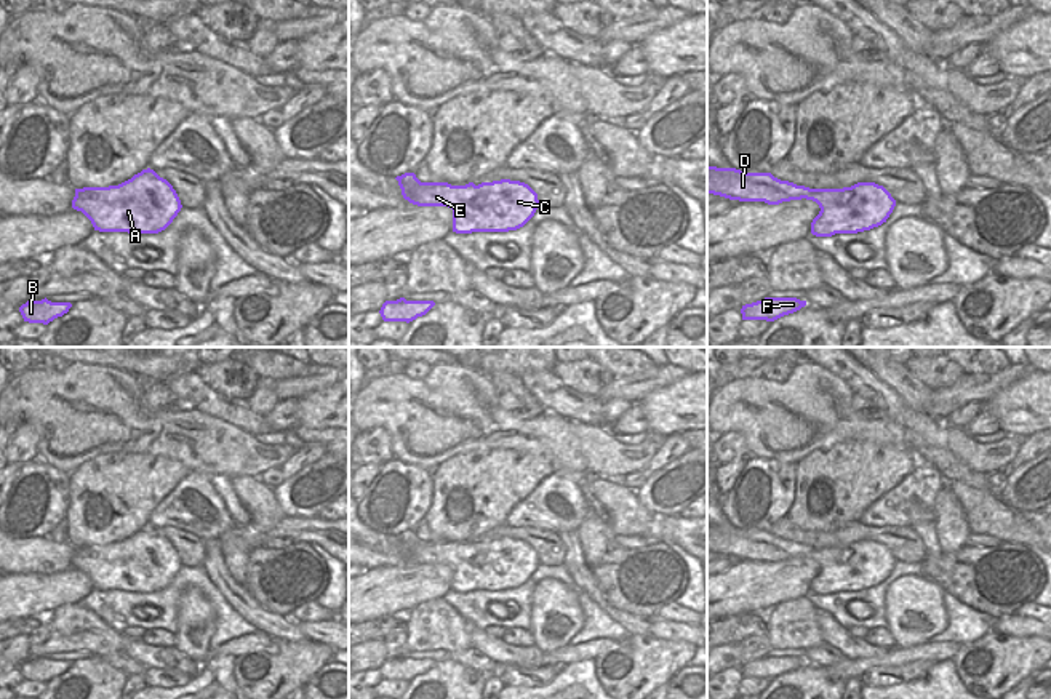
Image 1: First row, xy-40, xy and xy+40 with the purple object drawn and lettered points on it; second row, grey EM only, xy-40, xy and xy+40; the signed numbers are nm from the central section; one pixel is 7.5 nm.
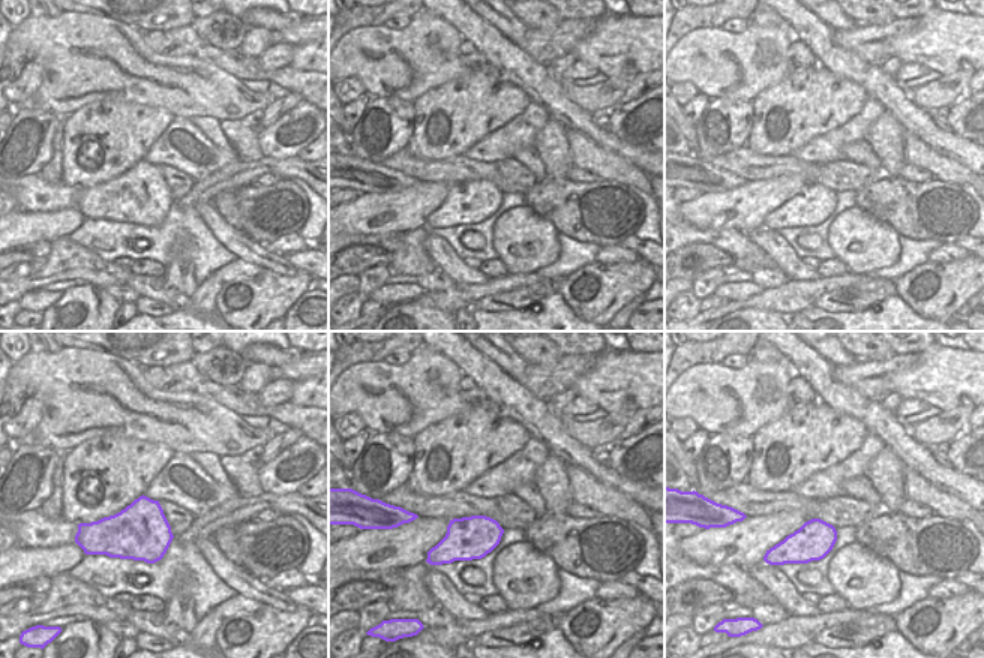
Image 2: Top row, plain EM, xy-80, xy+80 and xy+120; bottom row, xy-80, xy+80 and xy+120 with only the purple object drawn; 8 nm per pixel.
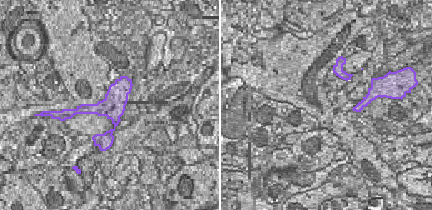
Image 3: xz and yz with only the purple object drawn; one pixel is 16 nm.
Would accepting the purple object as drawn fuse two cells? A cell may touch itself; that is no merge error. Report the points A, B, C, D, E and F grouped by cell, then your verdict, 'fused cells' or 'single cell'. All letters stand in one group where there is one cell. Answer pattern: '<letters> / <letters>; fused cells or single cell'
A B C D E F; single cell

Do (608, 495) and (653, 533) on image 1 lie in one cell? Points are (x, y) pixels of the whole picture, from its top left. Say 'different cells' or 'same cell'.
same cell

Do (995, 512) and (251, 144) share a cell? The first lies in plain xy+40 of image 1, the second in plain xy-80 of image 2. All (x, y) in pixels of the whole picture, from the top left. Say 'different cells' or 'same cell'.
same cell

